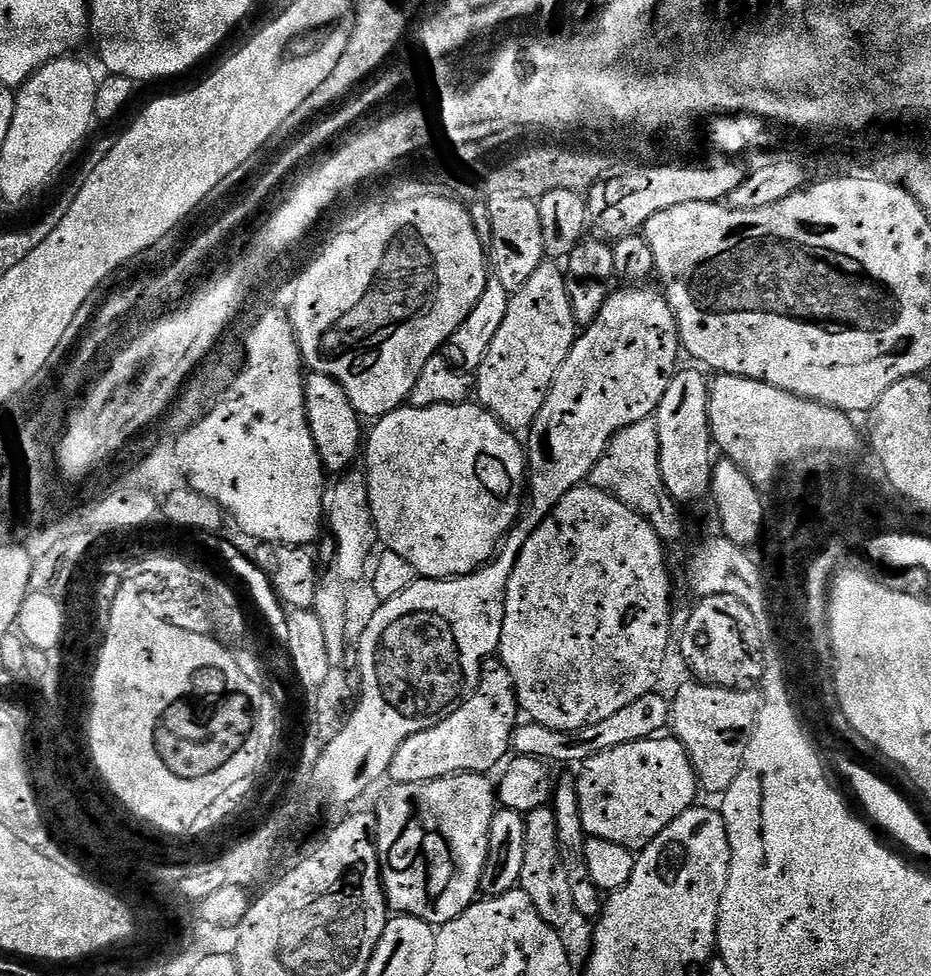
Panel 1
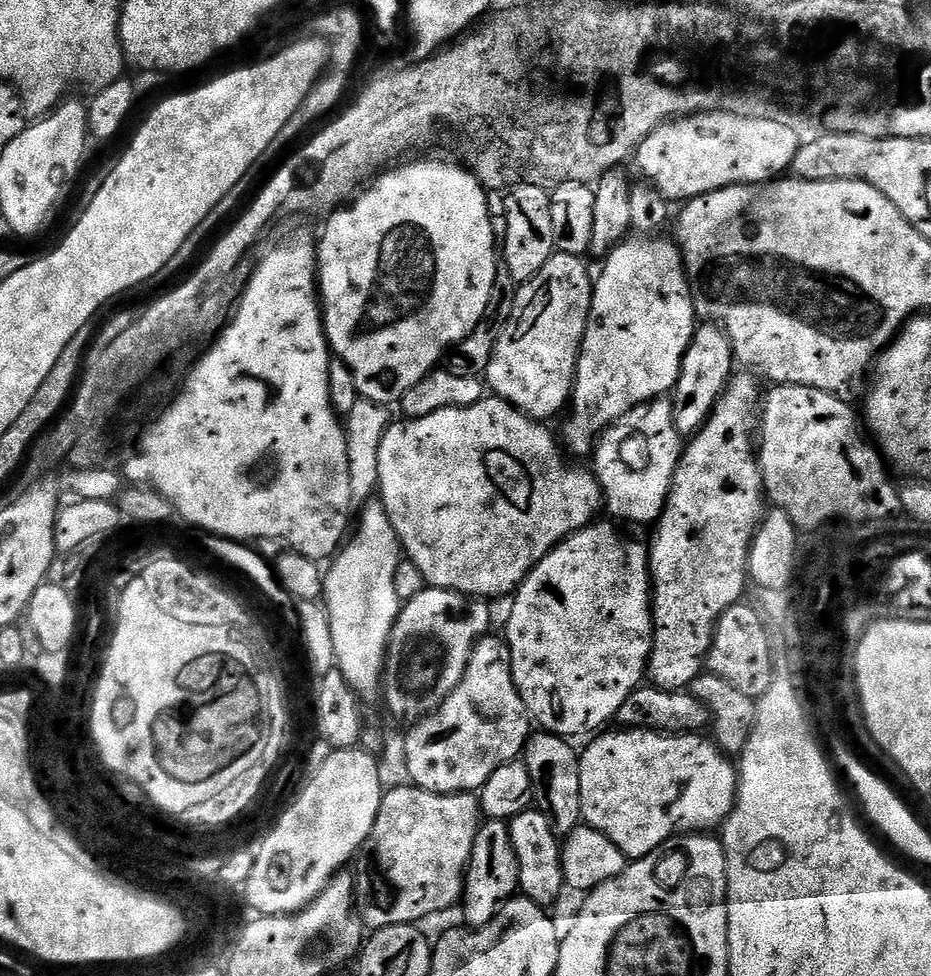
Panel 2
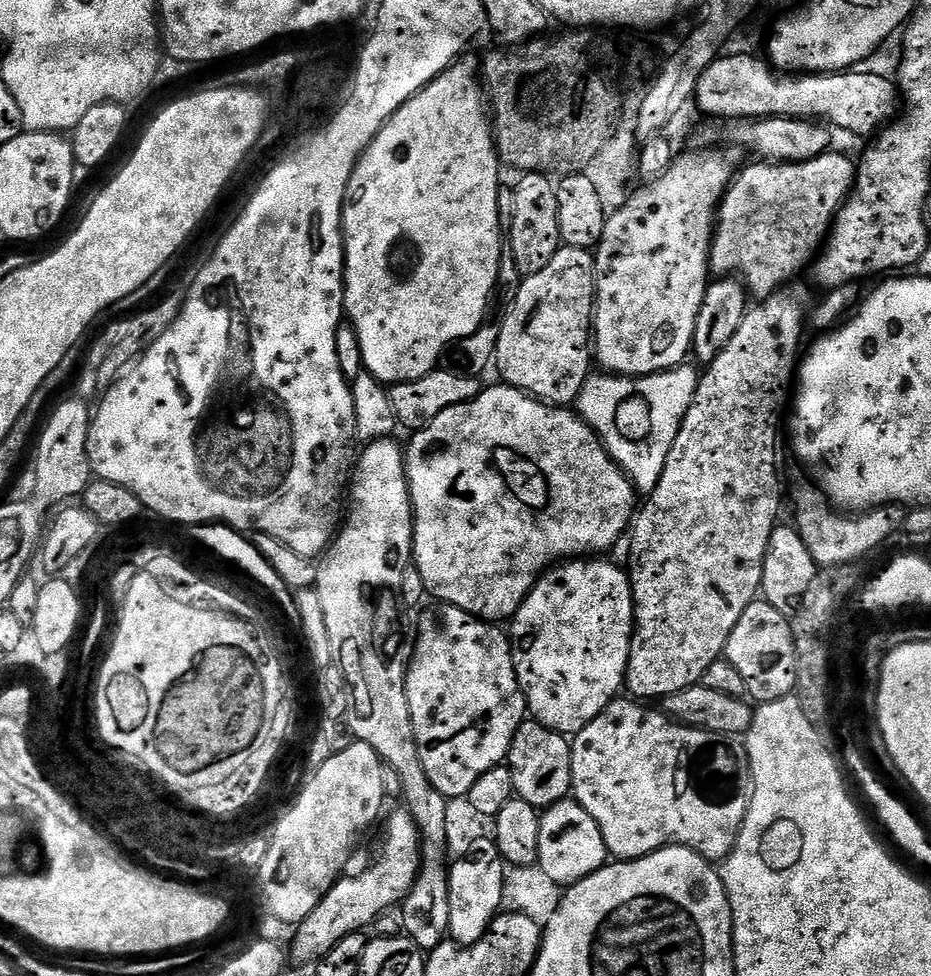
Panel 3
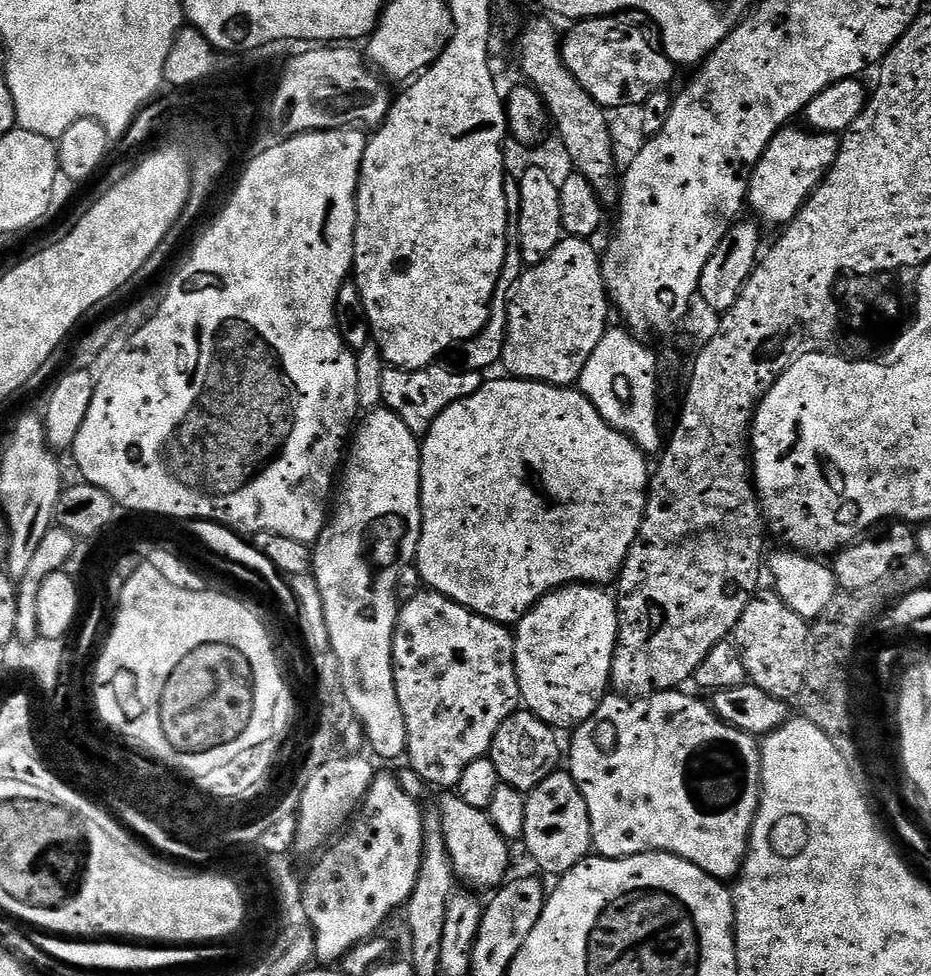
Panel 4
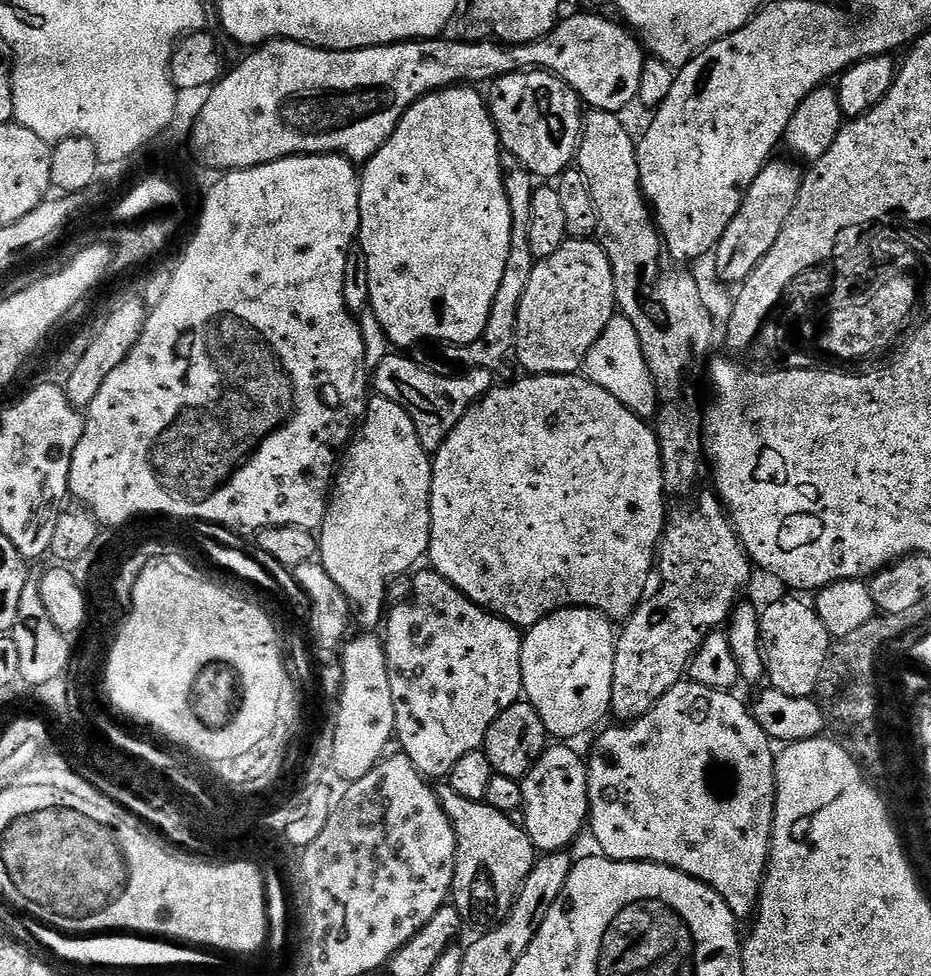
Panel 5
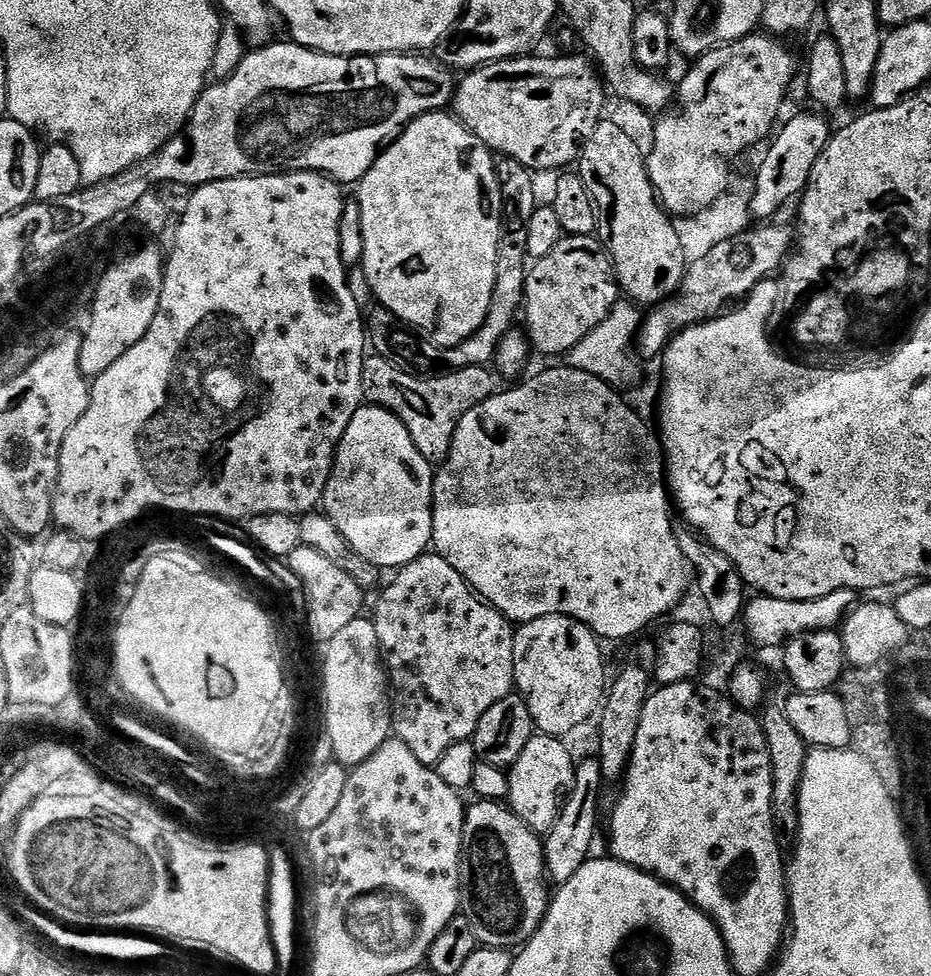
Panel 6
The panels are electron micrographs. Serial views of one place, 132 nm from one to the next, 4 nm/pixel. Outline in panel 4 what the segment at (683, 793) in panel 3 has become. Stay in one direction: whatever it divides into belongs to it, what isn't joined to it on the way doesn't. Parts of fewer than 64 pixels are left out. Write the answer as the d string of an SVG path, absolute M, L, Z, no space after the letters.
M684 690L655 692L652 696L639 698L629 698L619 694L605 695L600 705L594 710L592 717L575 725L572 734L572 745L569 748L567 745L566 748L566 768L571 772L586 802L586 810L590 814L592 847L595 855L605 856L607 860L621 860L627 856L636 856L640 852L669 852L680 856L683 860L689 860L691 864L698 866L715 880L732 882L739 877L740 870L744 866L744 857L748 855L752 827L760 809L762 762L757 737L738 730L733 724L722 722L707 699L699 700L696 696L687 696Z

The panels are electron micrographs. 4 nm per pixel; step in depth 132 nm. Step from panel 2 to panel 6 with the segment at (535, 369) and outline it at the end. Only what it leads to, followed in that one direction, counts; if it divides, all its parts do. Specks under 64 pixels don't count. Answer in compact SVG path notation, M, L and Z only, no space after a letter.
M565 235L546 258L528 269L522 324L524 320L529 345L544 356L563 357L607 318L621 296L612 259L603 243L595 235Z

